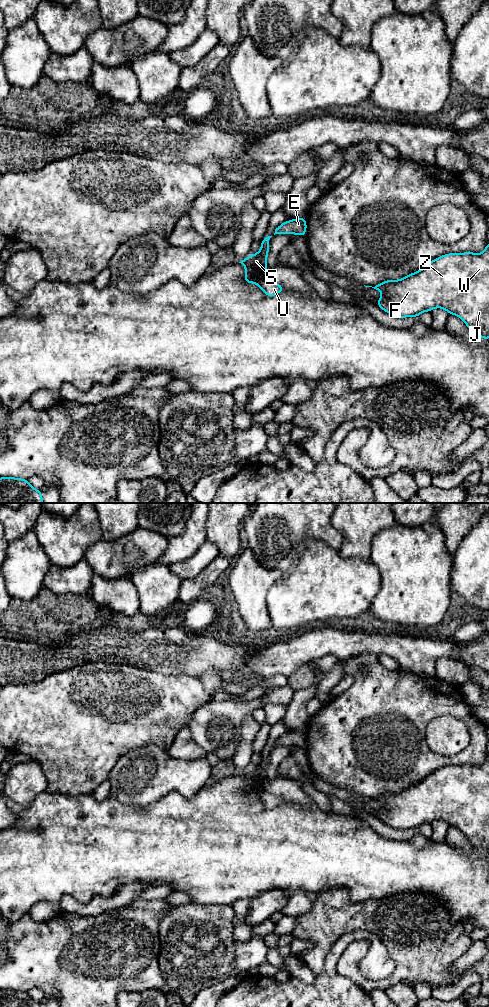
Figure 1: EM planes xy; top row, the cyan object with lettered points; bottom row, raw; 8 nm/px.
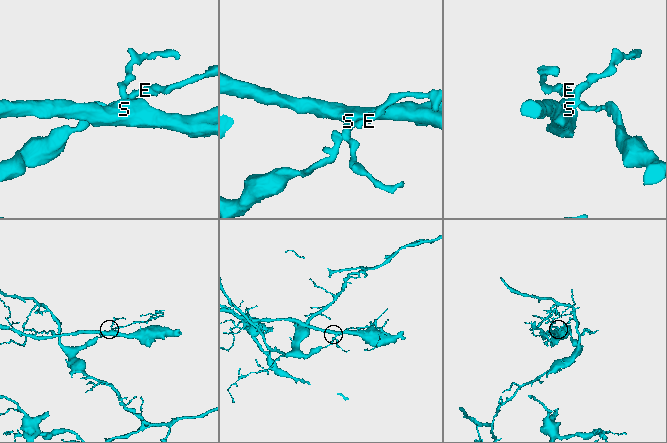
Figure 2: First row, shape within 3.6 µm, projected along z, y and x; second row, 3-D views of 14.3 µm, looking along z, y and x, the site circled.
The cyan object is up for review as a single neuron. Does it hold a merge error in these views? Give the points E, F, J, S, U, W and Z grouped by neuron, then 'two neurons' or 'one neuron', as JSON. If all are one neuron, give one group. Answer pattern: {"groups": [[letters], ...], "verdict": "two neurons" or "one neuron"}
{"groups": [["E"], ["F", "J", "S", "U", "W", "Z"]], "verdict": "two neurons"}

